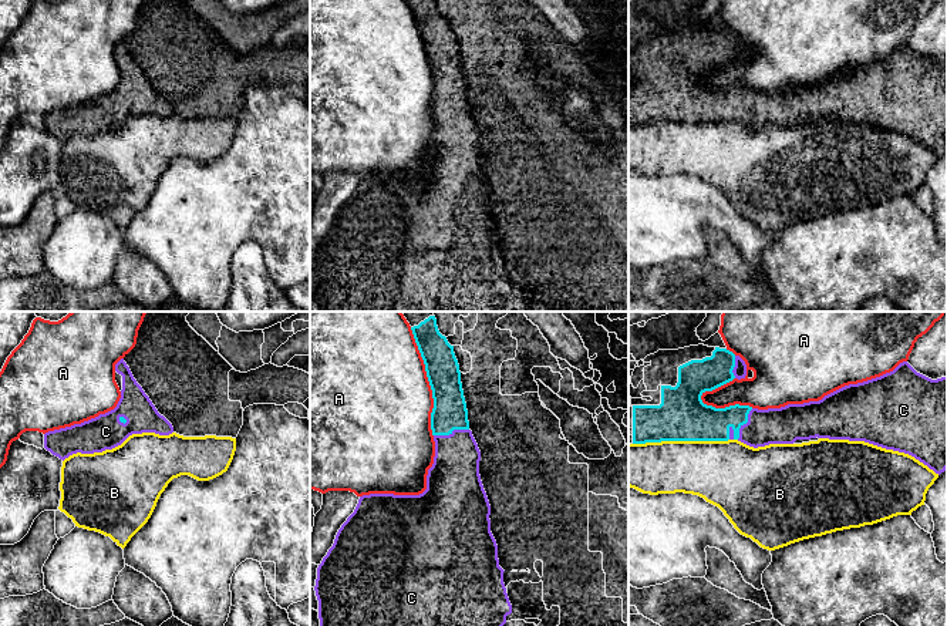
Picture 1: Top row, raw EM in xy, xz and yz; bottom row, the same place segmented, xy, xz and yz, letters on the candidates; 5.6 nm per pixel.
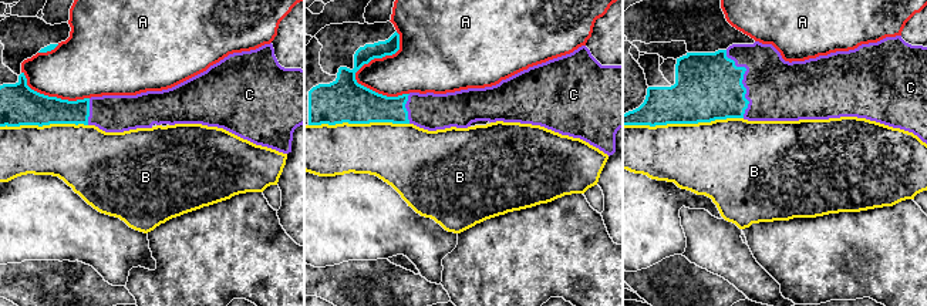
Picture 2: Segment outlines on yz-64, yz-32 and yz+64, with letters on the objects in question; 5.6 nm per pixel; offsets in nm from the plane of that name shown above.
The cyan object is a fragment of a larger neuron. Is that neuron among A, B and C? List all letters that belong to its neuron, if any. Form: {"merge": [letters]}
{"merge": ["C"]}

